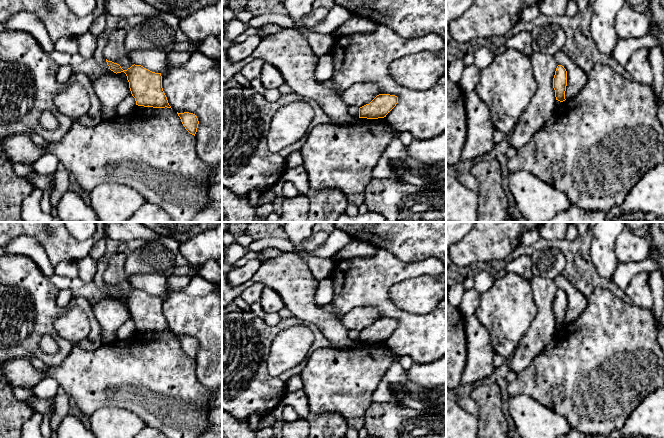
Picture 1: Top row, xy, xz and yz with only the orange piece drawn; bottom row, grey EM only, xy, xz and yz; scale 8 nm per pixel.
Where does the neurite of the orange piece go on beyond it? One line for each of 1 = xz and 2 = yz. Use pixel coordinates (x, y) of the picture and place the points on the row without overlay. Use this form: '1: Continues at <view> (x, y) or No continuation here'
1: No continuation here
2: No continuation here

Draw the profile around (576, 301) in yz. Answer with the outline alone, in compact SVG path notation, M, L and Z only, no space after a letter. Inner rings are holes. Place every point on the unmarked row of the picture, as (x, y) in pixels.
M562 274L555 277L554 281L557 288L562 289L567 295L565 323L576 321L587 306L587 297Z

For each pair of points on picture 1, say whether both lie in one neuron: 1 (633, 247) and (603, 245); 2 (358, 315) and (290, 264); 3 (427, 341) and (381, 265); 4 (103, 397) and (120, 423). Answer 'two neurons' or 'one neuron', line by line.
1: two neurons
2: two neurons
3: one neuron
4: two neurons

